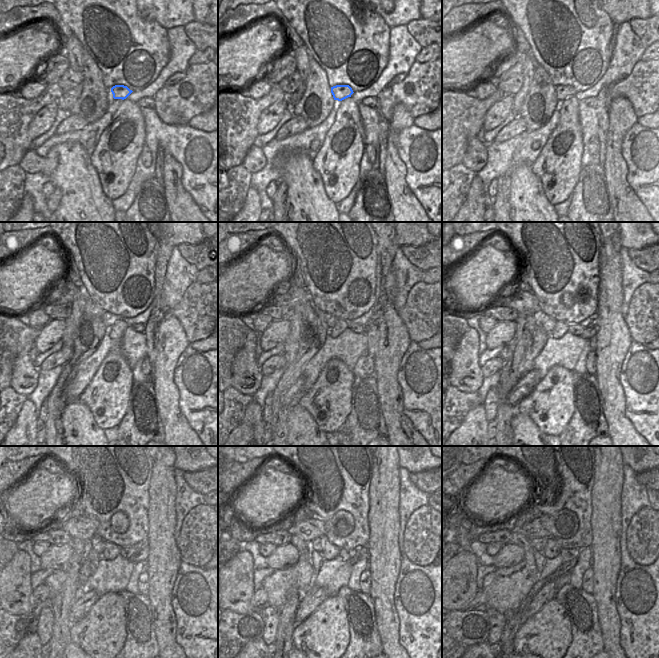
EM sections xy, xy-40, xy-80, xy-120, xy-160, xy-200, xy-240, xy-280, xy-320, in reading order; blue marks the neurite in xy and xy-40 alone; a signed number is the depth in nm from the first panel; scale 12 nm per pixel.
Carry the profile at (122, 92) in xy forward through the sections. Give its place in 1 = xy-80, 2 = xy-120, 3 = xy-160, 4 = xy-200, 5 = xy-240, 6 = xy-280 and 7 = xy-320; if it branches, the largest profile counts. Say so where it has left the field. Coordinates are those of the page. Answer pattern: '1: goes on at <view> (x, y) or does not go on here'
1: goes on at xy-80 (562, 92)
2: goes on at xy-120 (108, 319)
3: goes on at xy-160 (328, 321)
4: goes on at xy-200 (543, 320)
5: goes on at xy-240 (98, 544)
6: goes on at xy-280 (317, 546)
7: goes on at xy-320 (538, 544)

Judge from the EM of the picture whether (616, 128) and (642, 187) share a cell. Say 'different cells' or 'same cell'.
different cells

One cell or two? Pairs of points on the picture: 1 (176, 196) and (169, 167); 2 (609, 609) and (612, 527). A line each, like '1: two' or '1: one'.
1: one
2: one

